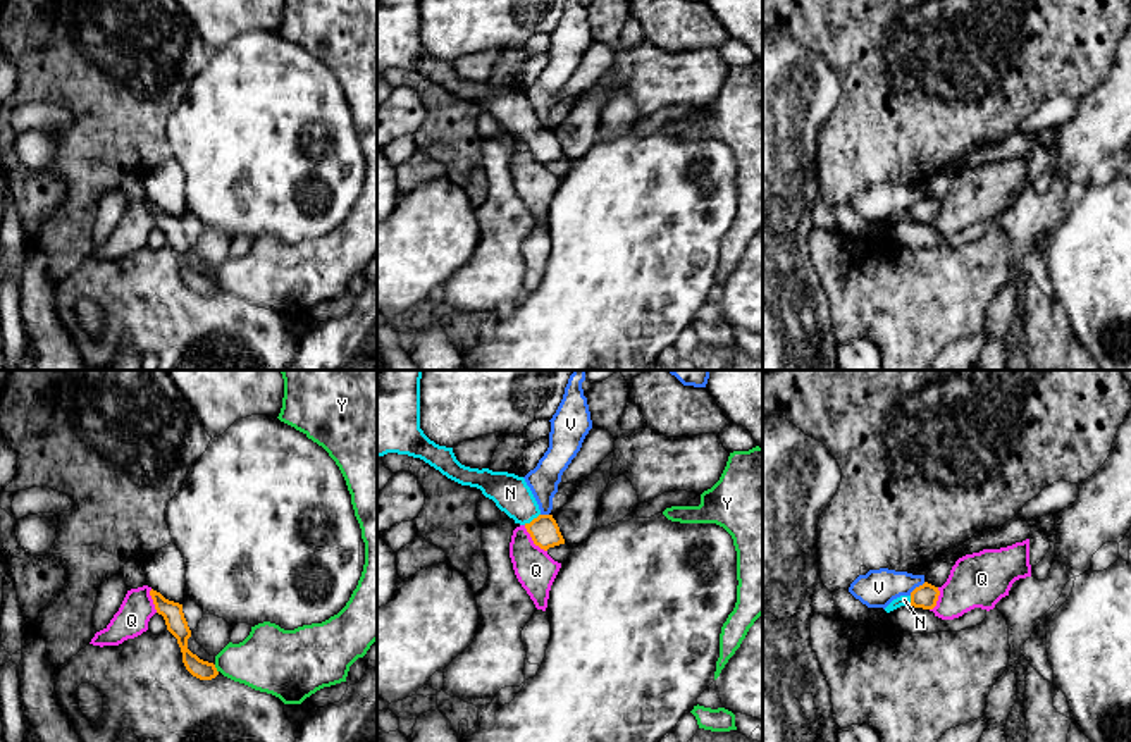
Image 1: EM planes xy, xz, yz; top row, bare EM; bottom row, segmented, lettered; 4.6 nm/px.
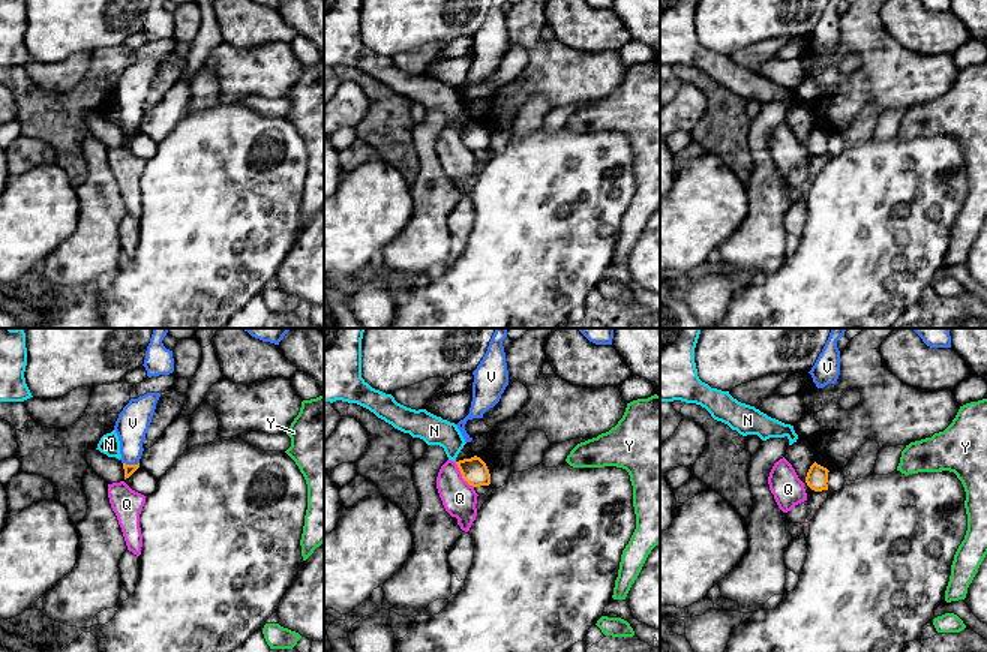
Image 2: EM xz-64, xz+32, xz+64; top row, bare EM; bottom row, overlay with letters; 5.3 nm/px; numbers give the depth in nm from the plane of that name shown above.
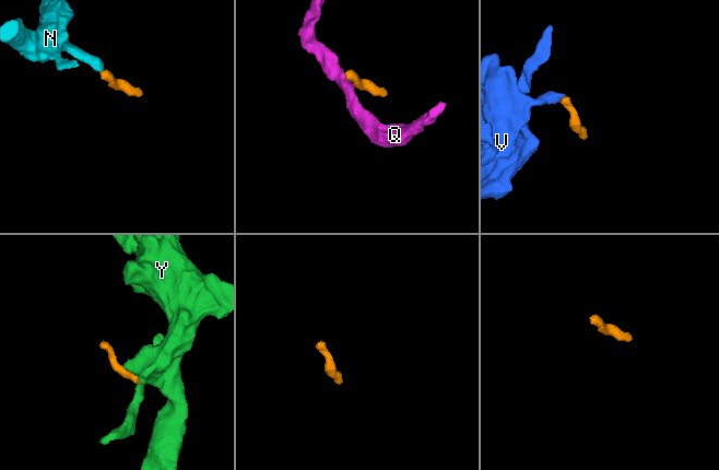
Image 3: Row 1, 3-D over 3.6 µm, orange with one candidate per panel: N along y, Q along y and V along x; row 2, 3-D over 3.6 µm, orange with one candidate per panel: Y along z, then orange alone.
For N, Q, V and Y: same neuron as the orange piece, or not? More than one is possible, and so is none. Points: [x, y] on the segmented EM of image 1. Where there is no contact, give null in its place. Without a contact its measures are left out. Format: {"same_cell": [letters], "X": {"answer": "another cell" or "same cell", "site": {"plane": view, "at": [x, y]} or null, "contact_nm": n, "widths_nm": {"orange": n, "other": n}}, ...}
{"same_cell": ["N"], "N": {"answer": "same cell", "site": {"plane": "xz", "at": [532, 520]}, "contact_nm": 90, "widths_nm": {"orange": 140, "other": 170}}, "Q": {"answer": "another cell", "site": {"plane": "xz", "at": [532, 539]}, "contact_nm": 170, "widths_nm": {"orange": 140, "other": 190}}, "V": {"answer": "another cell", "site": {"plane": "yz", "at": [916, 587]}, "contact_nm": 100, "widths_nm": {"orange": 120, "other": 180}}, "Y": {"answer": "another cell", "site": {"plane": "xy", "at": [216, 668]}, "contact_nm": 40, "widths_nm": {"orange": 90, "other": 300}}}

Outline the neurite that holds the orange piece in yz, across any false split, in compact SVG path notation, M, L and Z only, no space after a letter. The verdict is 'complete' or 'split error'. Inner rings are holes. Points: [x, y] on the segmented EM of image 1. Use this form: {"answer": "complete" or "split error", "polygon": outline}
{"answer": "split error", "polygon": "M924 582L923 585L916 587L909 596L900 596L893 599L885 611L890 613L900 606L911 604L914 608L923 608L923 609L933 609L936 606L940 591L938 587Z"}

